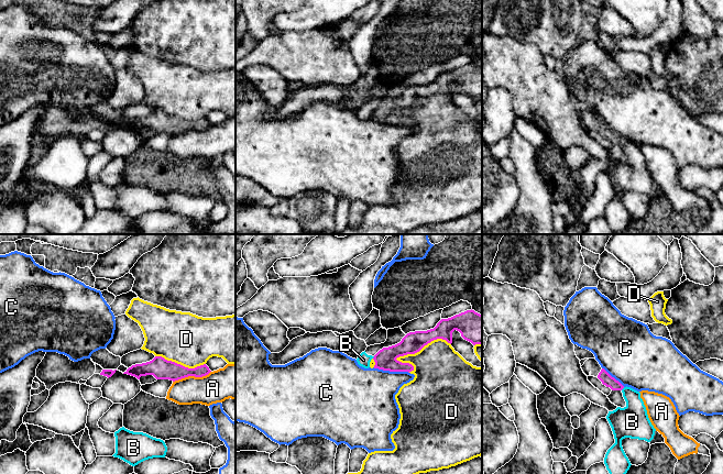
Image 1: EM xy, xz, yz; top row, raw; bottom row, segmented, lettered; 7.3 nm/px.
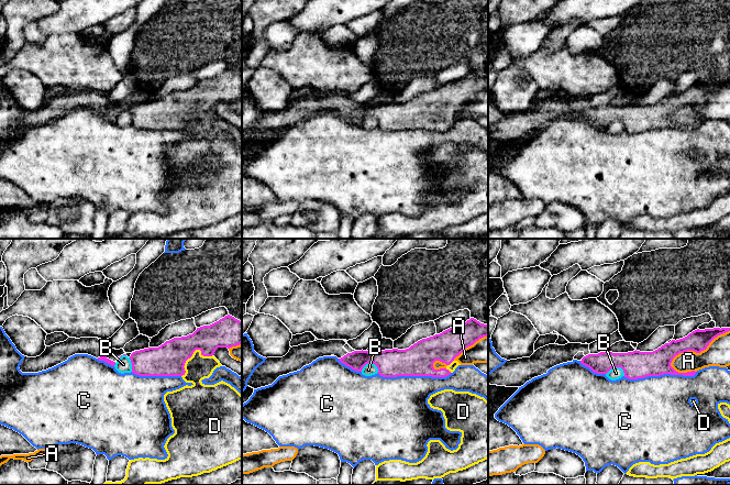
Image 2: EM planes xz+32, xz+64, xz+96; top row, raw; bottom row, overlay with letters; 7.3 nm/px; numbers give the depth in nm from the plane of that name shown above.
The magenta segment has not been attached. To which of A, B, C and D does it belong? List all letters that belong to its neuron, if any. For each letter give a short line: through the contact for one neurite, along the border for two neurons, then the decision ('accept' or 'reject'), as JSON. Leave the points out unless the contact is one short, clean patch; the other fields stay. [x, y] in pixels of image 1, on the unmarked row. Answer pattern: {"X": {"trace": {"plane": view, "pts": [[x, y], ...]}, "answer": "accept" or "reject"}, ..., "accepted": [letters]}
{"A": {"answer": "reject"}, "B": {"trace": {"plane": "yz", "pts": [[624, 141], [621, 143]]}, "answer": "reject"}, "C": {"answer": "reject"}, "D": {"answer": "reject"}, "accepted": []}

